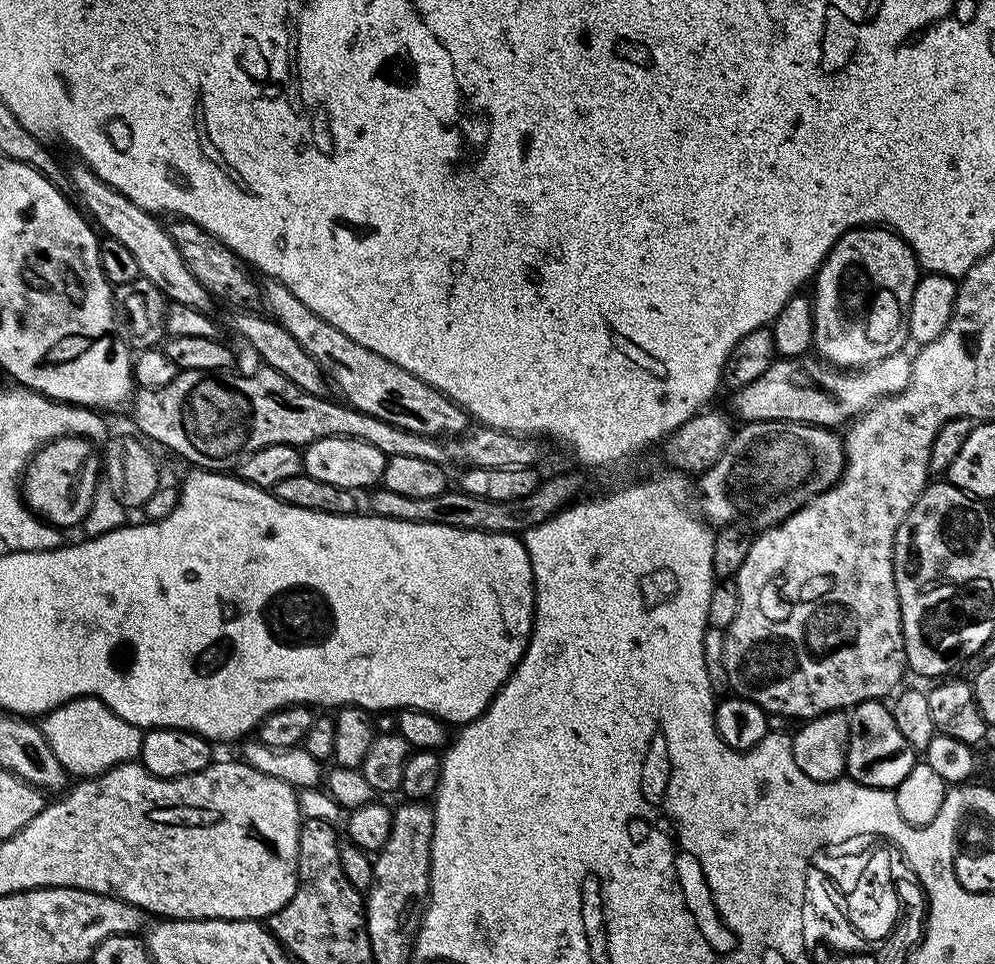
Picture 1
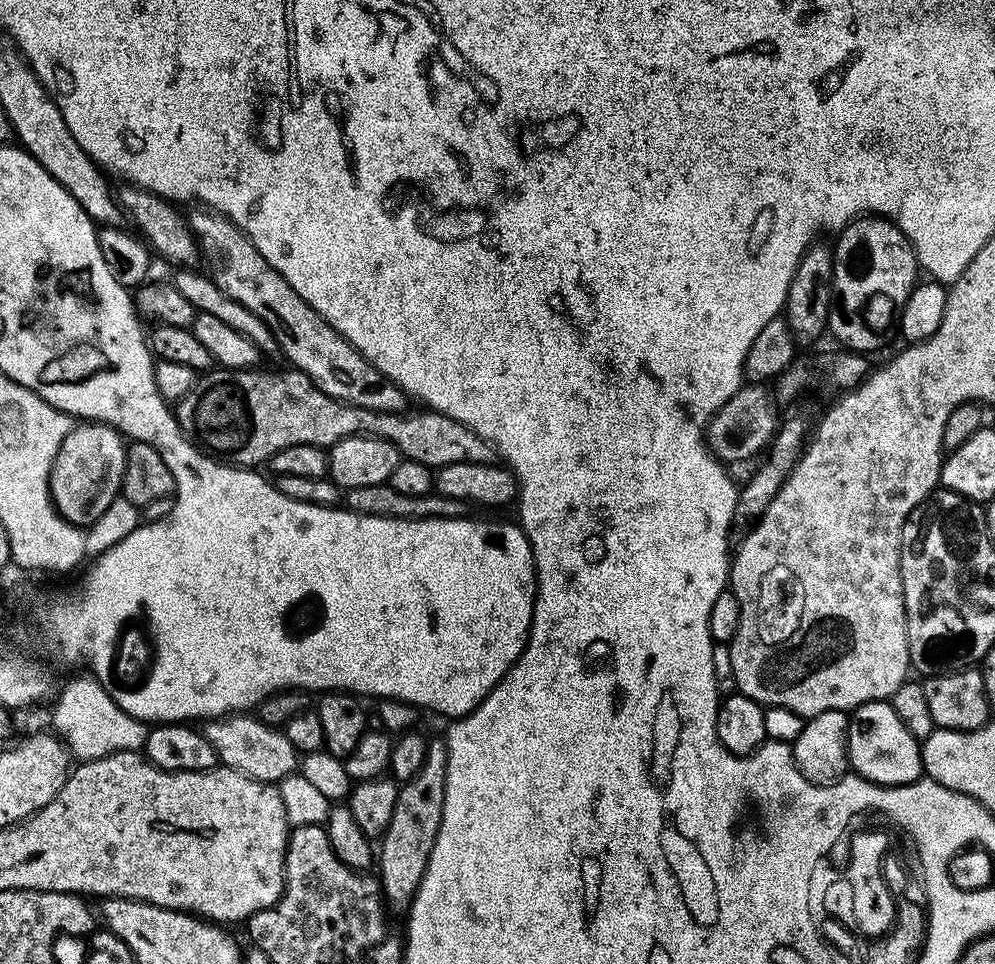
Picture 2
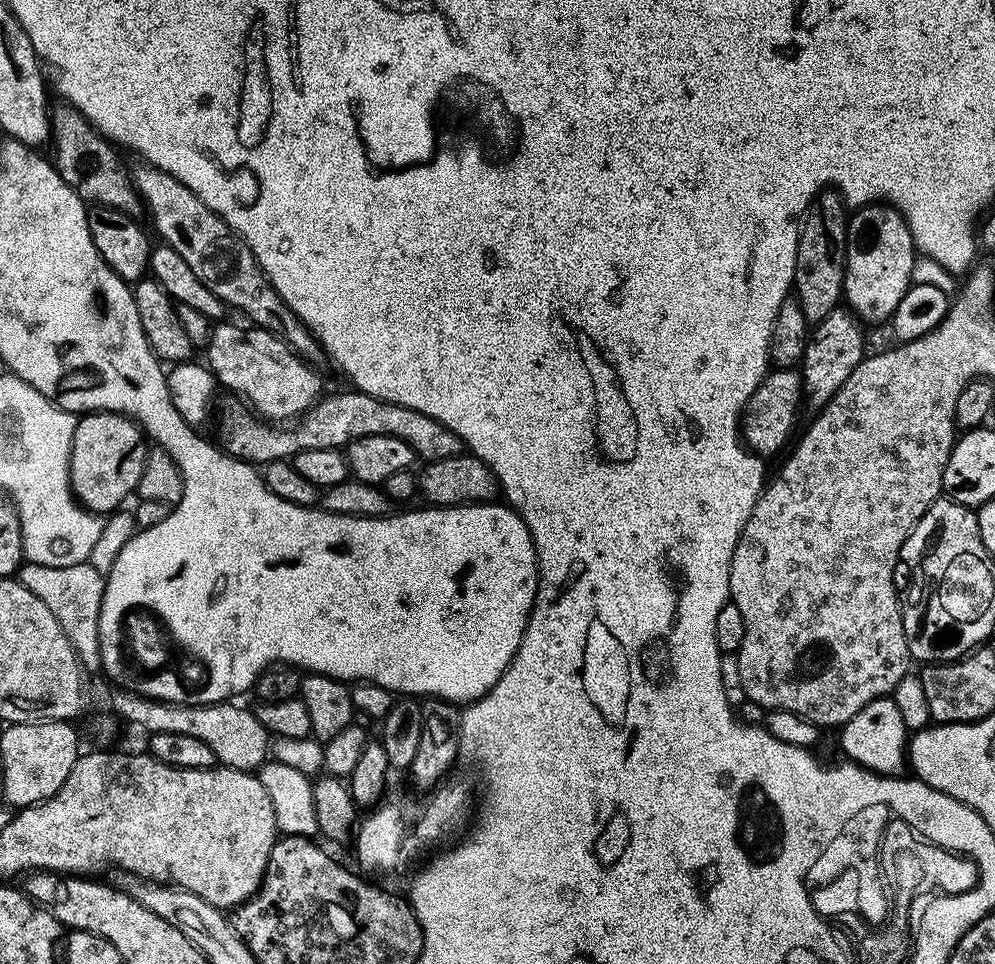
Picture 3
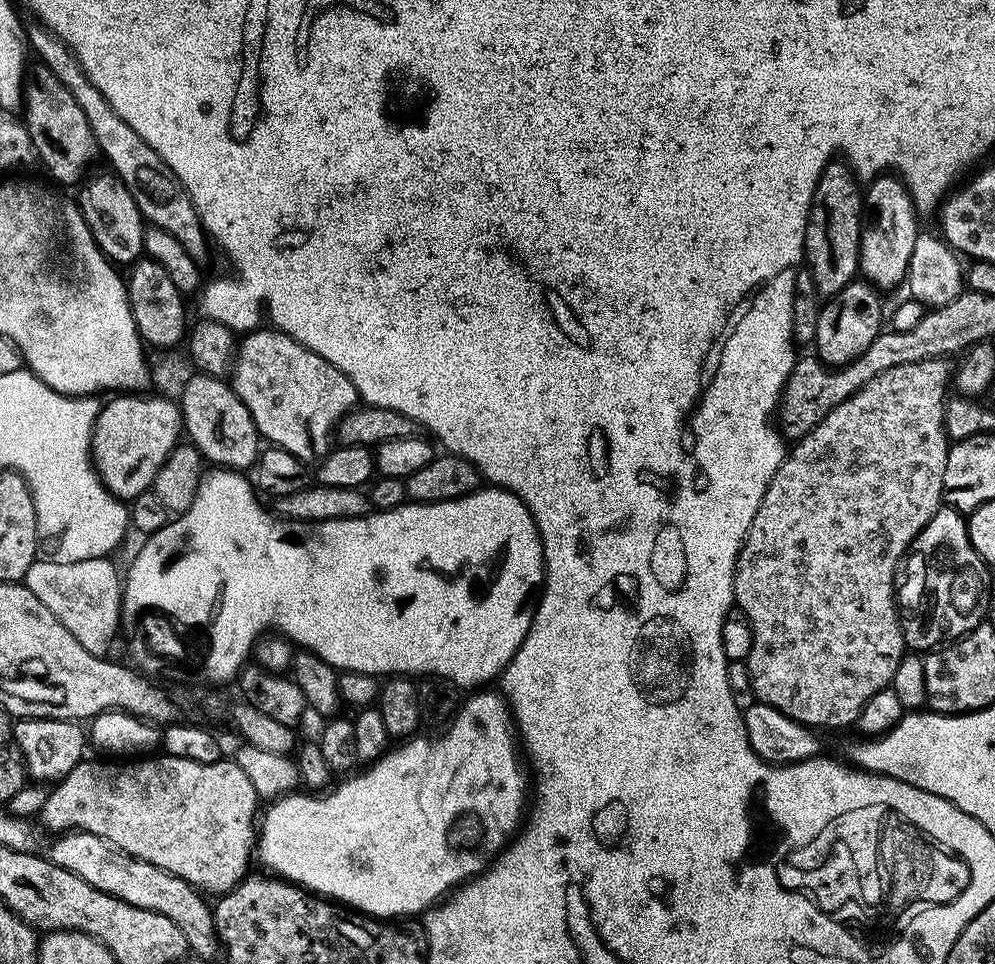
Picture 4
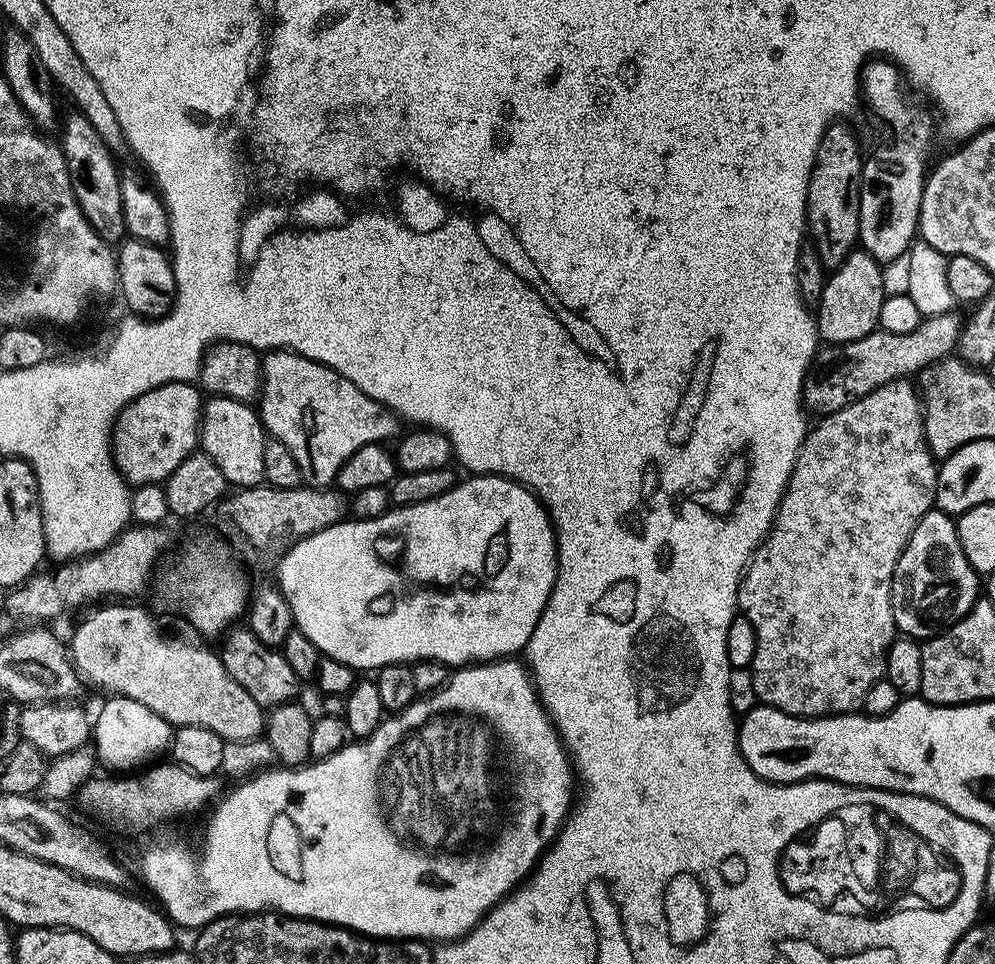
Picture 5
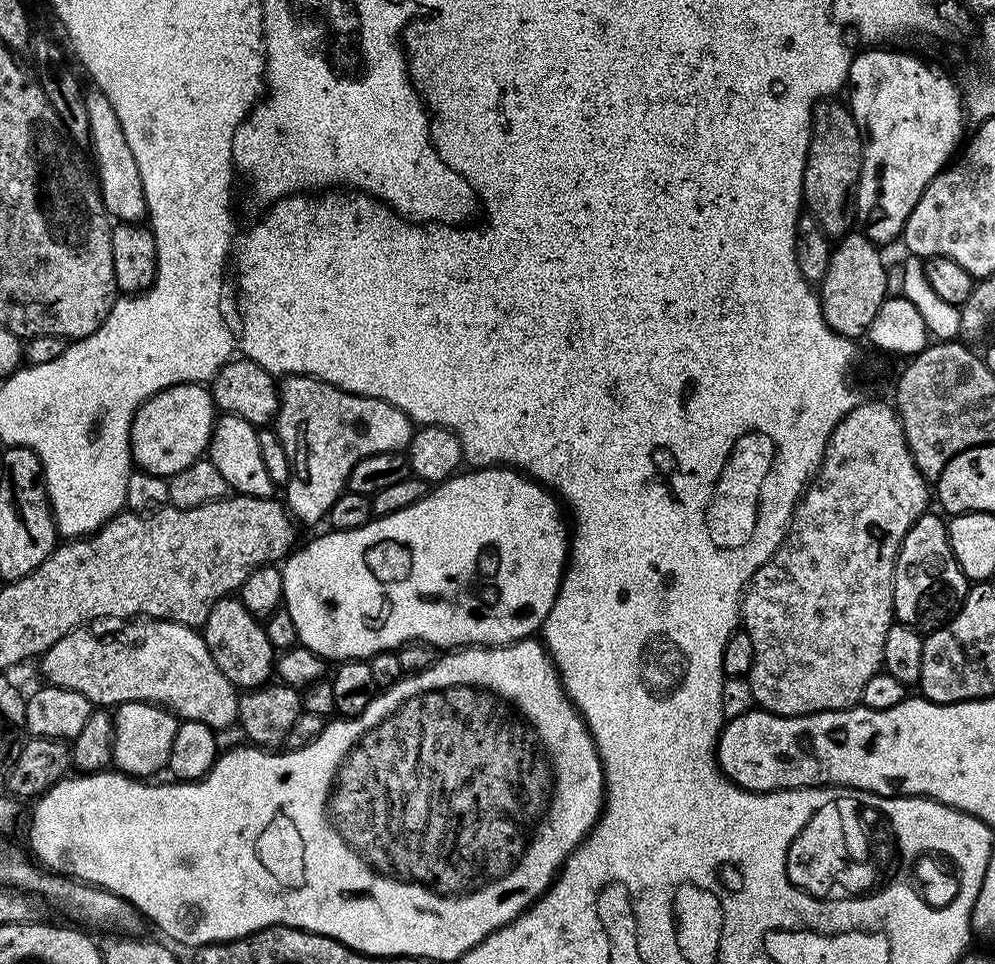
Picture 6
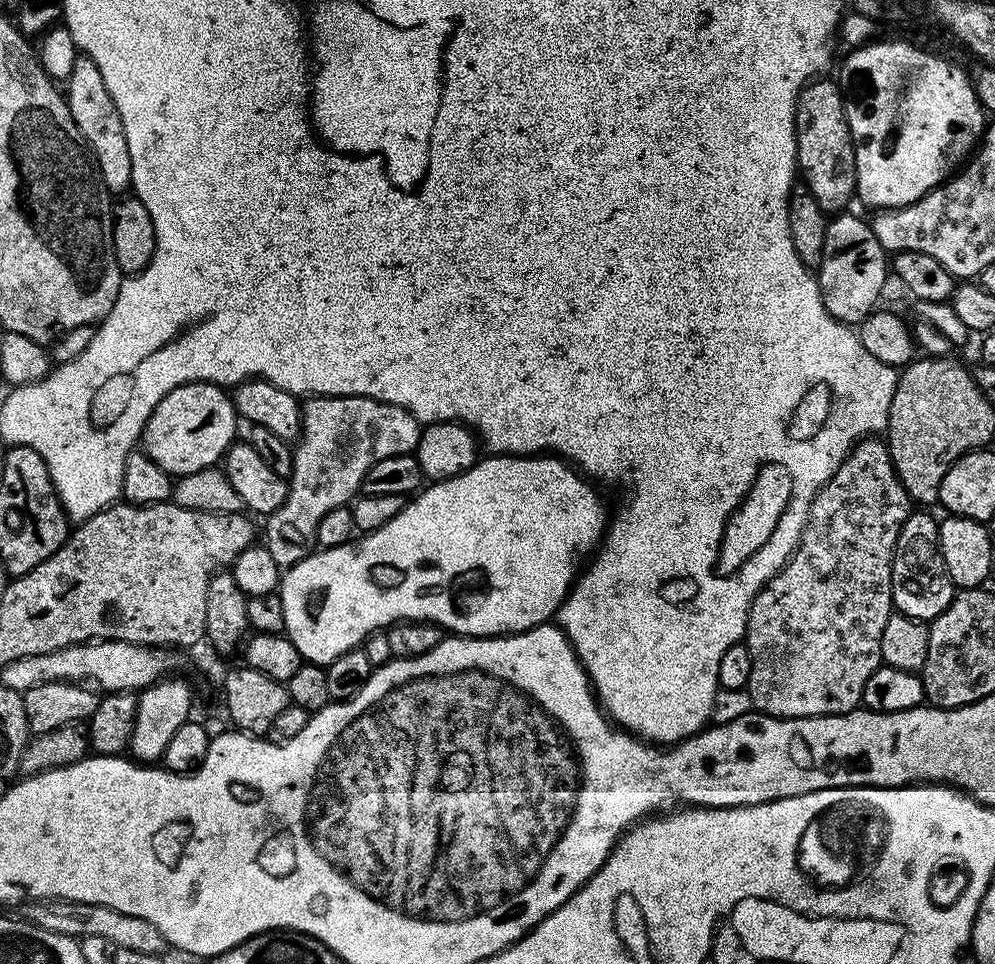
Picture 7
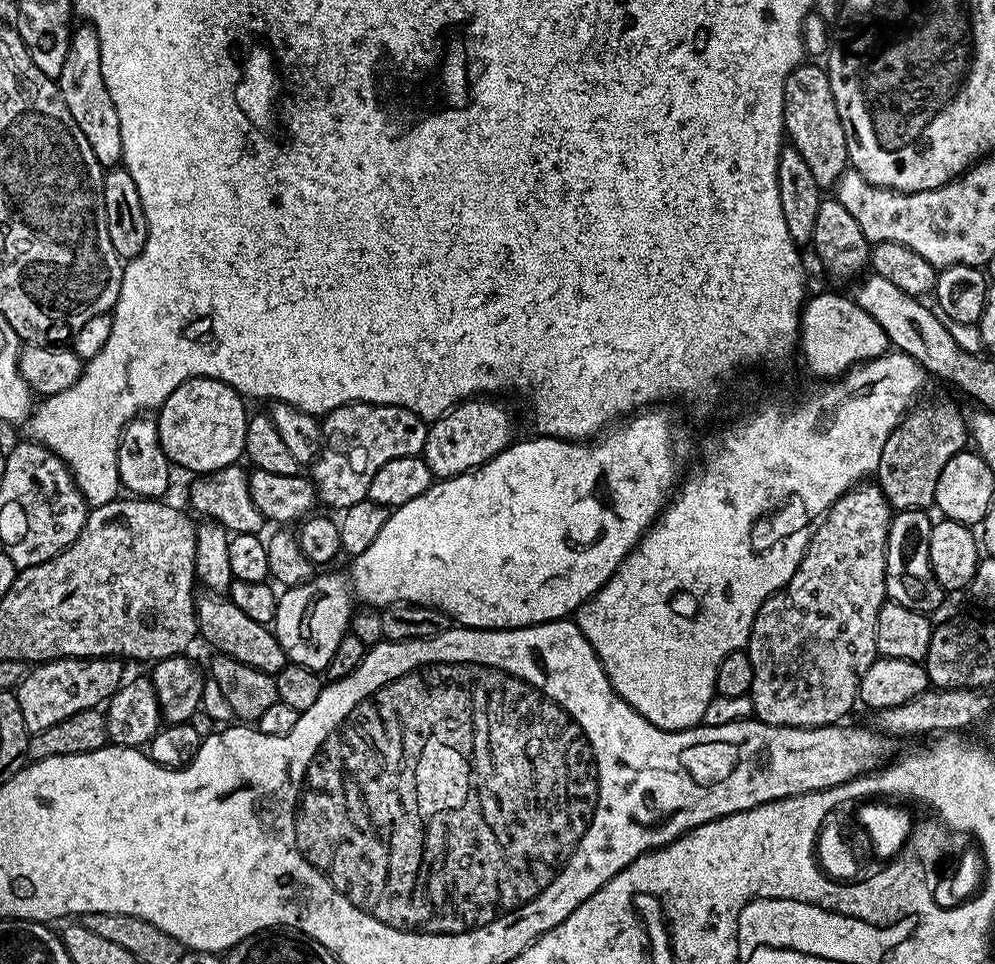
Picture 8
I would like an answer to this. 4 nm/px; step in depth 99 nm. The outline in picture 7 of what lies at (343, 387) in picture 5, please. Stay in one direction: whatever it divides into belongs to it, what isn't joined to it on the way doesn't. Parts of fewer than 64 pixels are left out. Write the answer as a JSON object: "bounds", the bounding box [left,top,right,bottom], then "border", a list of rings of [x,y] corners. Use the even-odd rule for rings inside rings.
{"bounds":[263,396,421,570],"border":[[[308,396],[300,409],[300,438],[294,444],[286,502],[282,502],[282,506],[278,506],[278,510],[274,510],[263,521],[263,546],[270,550],[270,555],[281,570],[294,567],[312,553],[317,547],[318,522],[322,522],[330,510],[351,505],[357,499],[366,478],[366,470],[370,470],[374,462],[415,453],[421,431],[420,421],[415,420],[406,408],[396,404],[387,404],[369,396]]]}

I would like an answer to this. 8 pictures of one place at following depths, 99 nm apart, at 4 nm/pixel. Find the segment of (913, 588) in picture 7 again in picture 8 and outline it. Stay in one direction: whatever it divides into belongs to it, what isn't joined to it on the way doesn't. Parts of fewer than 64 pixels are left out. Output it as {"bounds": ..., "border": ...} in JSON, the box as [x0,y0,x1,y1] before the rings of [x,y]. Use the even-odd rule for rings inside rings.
{"bounds":[886,510,946,614],"border":[[[906,510],[893,515],[886,550],[886,590],[887,599],[910,606],[910,610],[932,614],[946,599],[946,593],[930,566],[930,530],[934,520],[928,515],[924,510]]]}

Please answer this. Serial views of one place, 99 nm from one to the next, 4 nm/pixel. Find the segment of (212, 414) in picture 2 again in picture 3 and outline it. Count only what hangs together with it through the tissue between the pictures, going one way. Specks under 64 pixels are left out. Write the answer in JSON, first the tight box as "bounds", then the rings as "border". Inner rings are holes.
{"bounds":[219,391,465,466],"border":[[[347,391],[340,392],[337,396],[325,395],[316,401],[313,408],[308,409],[303,419],[291,426],[277,426],[257,416],[243,399],[228,398],[232,400],[224,400],[220,404],[219,443],[229,456],[247,460],[253,466],[263,466],[272,460],[287,460],[306,450],[344,450],[358,438],[367,436],[402,438],[402,442],[409,444],[424,462],[454,458],[465,451],[464,441],[458,438],[458,434],[454,434],[454,430],[442,426],[442,422],[418,410],[379,400],[365,392]]]}

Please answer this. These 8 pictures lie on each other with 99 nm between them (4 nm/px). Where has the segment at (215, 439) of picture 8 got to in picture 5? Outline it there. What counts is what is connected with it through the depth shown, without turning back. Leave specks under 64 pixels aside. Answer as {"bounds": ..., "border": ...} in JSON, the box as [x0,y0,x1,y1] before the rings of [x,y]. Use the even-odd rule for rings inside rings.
{"bounds":[112,382,202,485],"border":[[[170,382],[150,389],[149,392],[142,394],[136,400],[132,400],[120,411],[119,423],[112,429],[112,454],[118,461],[119,467],[126,473],[129,485],[163,485],[168,476],[174,474],[174,470],[178,470],[182,461],[197,451],[200,431],[198,413],[201,408],[202,392],[195,383]]]}

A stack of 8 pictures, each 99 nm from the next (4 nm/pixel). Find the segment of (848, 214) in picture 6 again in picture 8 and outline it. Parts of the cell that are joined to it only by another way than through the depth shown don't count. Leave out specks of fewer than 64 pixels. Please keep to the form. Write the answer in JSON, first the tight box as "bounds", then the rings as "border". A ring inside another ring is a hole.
{"bounds":[784,62,850,190],"border":[[[805,62],[798,65],[796,69],[788,75],[786,82],[784,83],[784,131],[787,139],[790,141],[791,147],[796,148],[798,154],[802,154],[802,159],[806,161],[806,167],[812,171],[814,182],[818,182],[818,186],[821,190],[831,189],[838,182],[838,178],[842,178],[842,174],[849,171],[850,165],[848,162],[848,151],[846,150],[846,130],[842,126],[842,118],[838,114],[838,102],[834,102],[834,90],[830,90],[830,78],[828,77],[827,67],[820,65],[819,68],[816,64]]]}

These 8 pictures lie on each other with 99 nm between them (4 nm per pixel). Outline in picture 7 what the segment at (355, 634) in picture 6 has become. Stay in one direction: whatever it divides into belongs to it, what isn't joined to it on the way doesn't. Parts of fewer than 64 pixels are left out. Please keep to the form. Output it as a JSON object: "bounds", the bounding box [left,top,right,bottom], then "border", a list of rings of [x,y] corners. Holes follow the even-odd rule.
{"bounds":[282,454,606,666],"border":[[[488,454],[485,457],[485,460],[484,457],[477,459],[472,468],[460,476],[429,483],[423,491],[413,495],[405,503],[404,509],[394,518],[390,518],[390,522],[386,522],[386,526],[361,535],[360,541],[357,539],[355,543],[349,542],[342,546],[313,550],[309,556],[302,558],[302,562],[298,562],[283,573],[282,595],[284,597],[286,635],[288,639],[298,642],[301,657],[307,663],[326,666],[330,662],[334,662],[334,658],[346,654],[346,650],[361,647],[373,632],[387,630],[392,625],[405,620],[422,620],[429,624],[436,624],[444,629],[445,633],[457,636],[487,638],[528,632],[540,624],[549,623],[555,617],[556,613],[560,611],[561,602],[565,600],[572,585],[575,584],[582,565],[597,551],[606,531],[604,504],[600,501],[599,494],[591,488],[593,485],[581,473],[573,465],[555,455],[502,456]]]}

